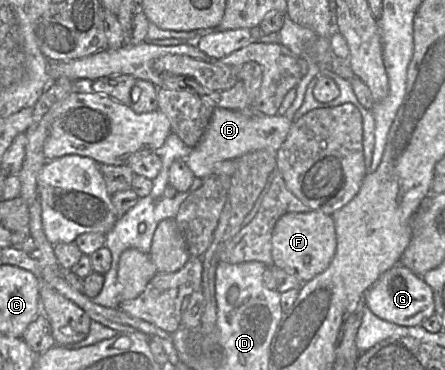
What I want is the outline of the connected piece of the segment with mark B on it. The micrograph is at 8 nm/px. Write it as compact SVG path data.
M215 108L208 126L191 153L185 159L196 178L204 179L213 174L214 167L225 160L236 160L256 150L269 150L276 154L285 141L292 121L283 116L266 116L252 110Z

